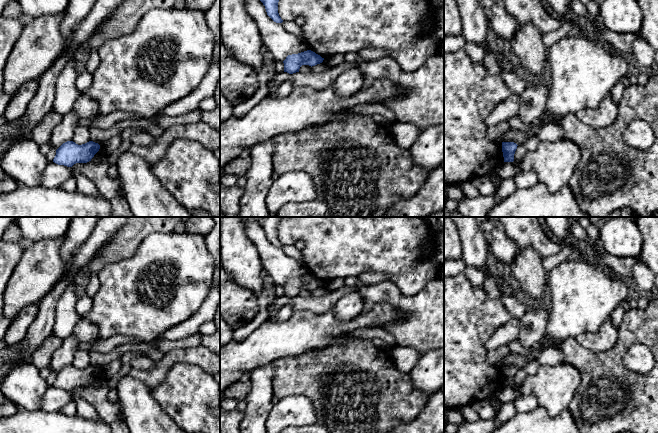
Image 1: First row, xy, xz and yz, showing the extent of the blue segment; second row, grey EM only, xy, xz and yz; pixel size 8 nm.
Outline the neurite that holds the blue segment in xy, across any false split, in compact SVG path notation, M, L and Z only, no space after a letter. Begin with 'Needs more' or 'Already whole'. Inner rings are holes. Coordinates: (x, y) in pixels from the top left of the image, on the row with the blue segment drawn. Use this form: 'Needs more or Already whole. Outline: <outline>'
Already whole. Outline: M73 141L63 143L57 150L53 162L72 167L76 163L87 163L99 151L100 145L93 141L78 145Z

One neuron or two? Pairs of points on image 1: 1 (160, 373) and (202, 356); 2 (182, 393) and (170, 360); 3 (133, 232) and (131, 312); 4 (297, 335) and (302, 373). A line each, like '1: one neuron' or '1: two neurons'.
1: one neuron
2: two neurons
3: two neurons
4: two neurons

